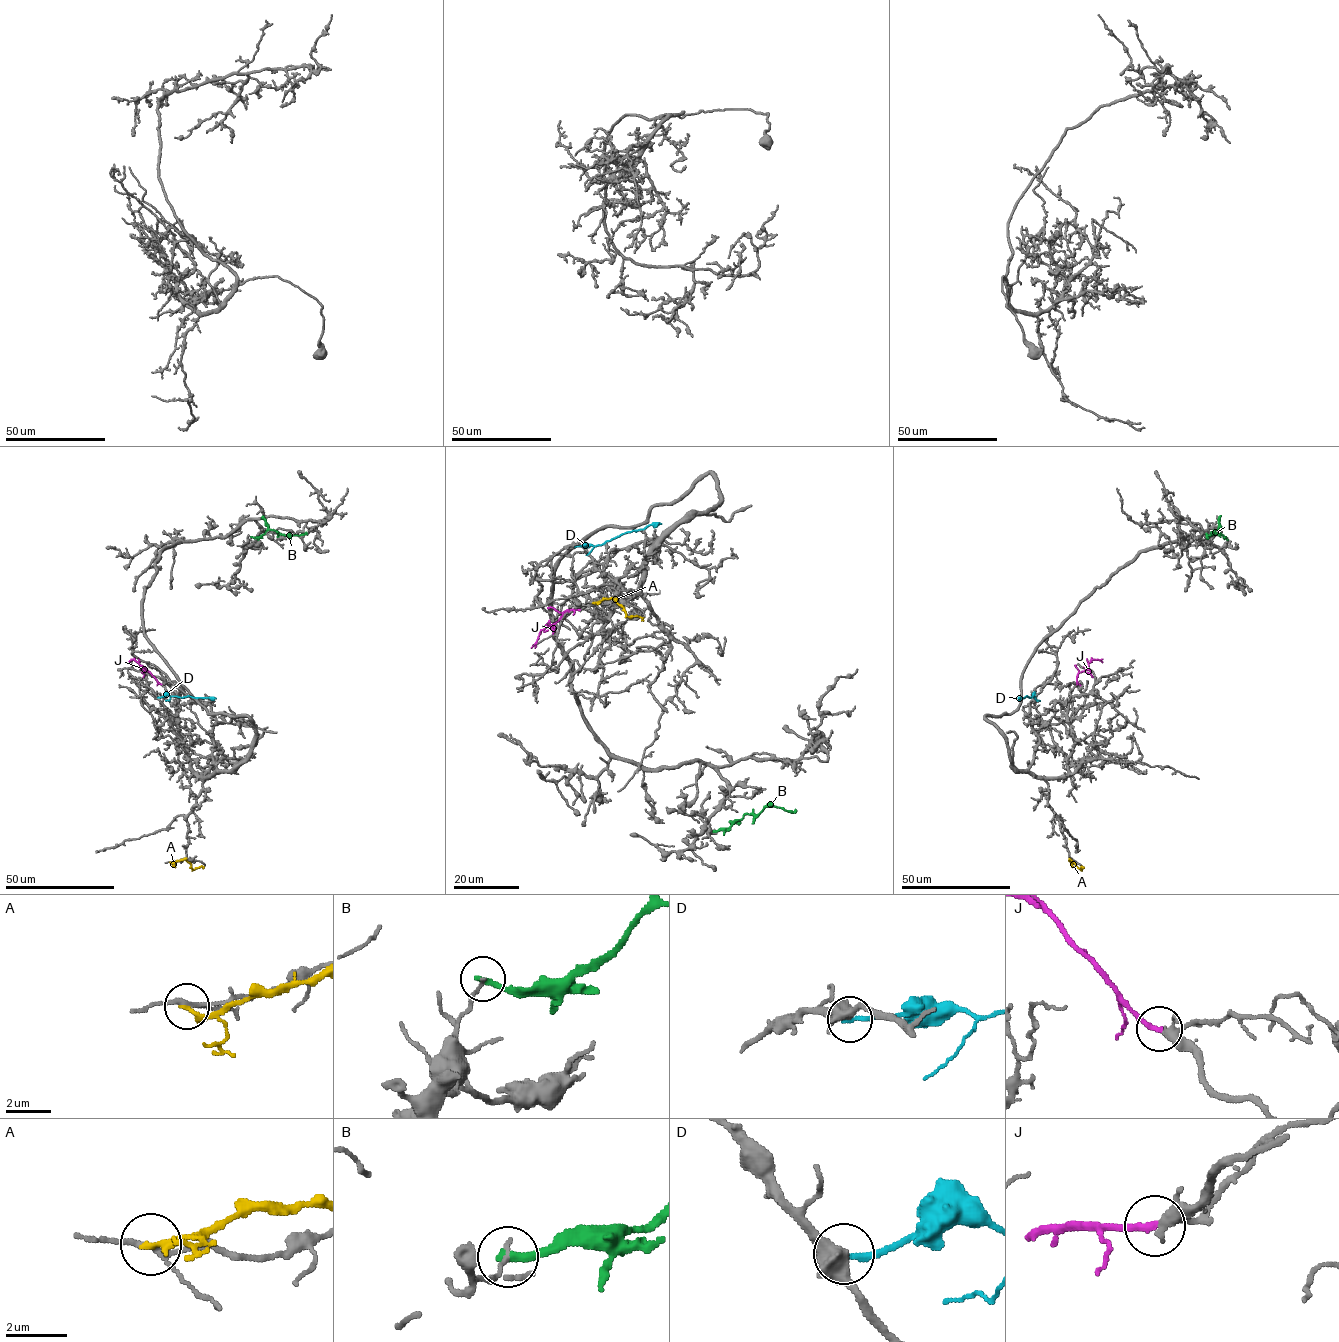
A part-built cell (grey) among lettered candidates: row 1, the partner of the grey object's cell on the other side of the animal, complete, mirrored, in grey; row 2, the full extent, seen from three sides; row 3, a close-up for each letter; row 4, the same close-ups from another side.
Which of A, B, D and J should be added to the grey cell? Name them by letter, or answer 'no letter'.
J

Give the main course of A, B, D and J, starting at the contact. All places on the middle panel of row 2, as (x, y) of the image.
A: (593, 603), (614, 599), (626, 615), (640, 617), (641, 621)
B: (714, 831), (725, 829), (745, 814), (758, 814), (766, 806), (793, 811), (795, 809)
D: (575, 546), (602, 545), (623, 533), (661, 524)
J: (579, 609), (566, 610), (556, 621), (539, 632), (531, 647)

